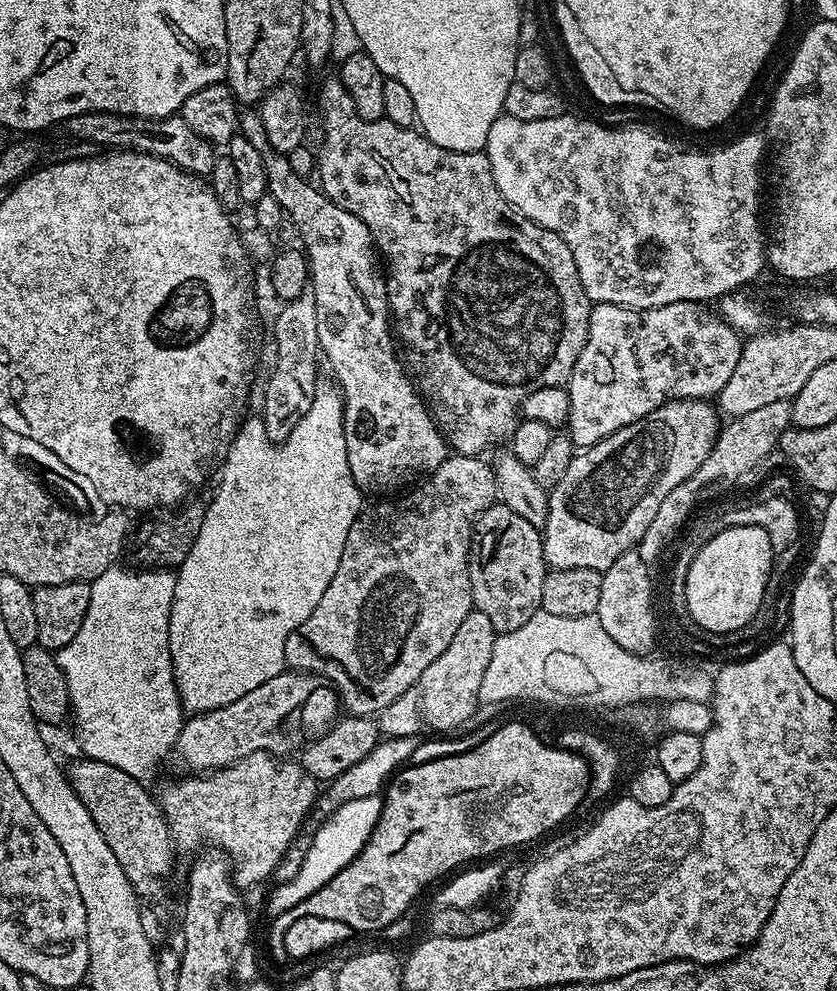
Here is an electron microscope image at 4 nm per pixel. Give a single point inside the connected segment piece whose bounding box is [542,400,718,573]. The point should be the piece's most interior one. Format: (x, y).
(598, 510)

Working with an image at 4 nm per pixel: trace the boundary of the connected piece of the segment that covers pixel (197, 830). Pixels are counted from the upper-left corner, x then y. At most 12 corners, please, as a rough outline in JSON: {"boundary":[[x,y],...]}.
{"boundary":[[255,752],[158,792],[172,843],[271,877],[318,781]]}

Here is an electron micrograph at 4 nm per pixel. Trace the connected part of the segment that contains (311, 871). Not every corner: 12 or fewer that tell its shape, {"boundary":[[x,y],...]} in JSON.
{"boundary":[[383,795],[356,798],[312,832],[298,874],[273,887],[269,917],[306,902],[354,862]]}

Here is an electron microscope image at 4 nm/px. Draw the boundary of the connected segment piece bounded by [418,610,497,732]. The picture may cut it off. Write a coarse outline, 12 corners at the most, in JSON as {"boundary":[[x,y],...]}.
{"boundary":[[483,613],[426,666],[420,714],[436,732],[460,728],[481,703],[497,632]]}

